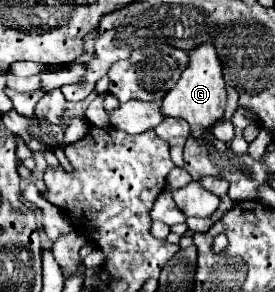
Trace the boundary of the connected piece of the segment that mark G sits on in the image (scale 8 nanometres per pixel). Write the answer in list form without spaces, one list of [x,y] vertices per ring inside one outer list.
[[[203,44],[189,52],[189,64],[183,70],[179,82],[169,90],[169,94],[163,98],[161,114],[169,118],[183,118],[191,126],[191,138],[201,140],[203,134],[207,134],[215,122],[223,120],[225,112],[225,82],[223,82],[223,66],[221,60],[213,48],[213,44]]]

